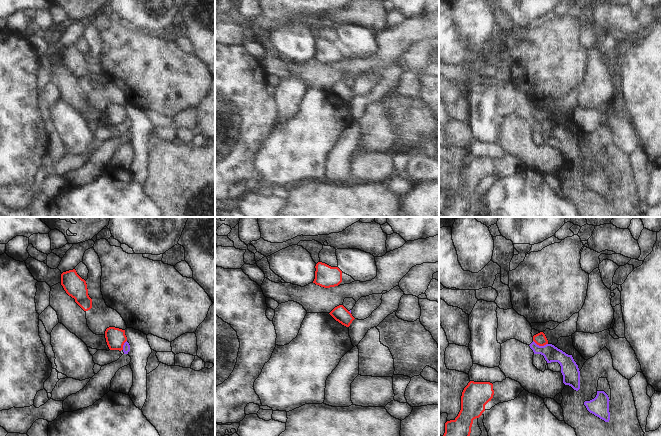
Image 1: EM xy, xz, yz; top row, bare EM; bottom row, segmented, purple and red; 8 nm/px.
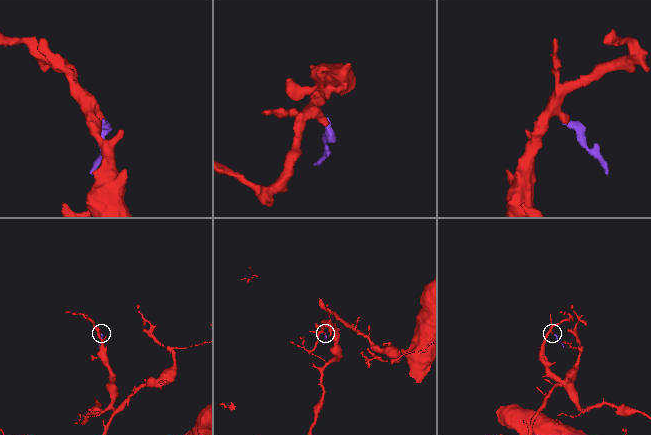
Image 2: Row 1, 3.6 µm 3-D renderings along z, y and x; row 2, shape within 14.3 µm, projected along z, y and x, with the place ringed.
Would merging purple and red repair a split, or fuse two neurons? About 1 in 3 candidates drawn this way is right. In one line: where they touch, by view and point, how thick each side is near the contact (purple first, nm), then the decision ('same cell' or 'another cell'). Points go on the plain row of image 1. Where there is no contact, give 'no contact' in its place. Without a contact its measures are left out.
yz (540, 122) | 130/100 nm | another cell

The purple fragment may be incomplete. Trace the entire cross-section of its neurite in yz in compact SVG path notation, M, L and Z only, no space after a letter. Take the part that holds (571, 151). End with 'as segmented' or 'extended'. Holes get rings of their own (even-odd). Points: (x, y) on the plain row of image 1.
M497 83L497 117L502 120L510 115L516 115L530 122L534 130L544 132L547 139L558 138L561 142L563 159L574 166L580 165L580 147L572 131L568 131L552 120L539 122L533 117L532 103L524 92L519 91L513 83L500 85Z | extended

